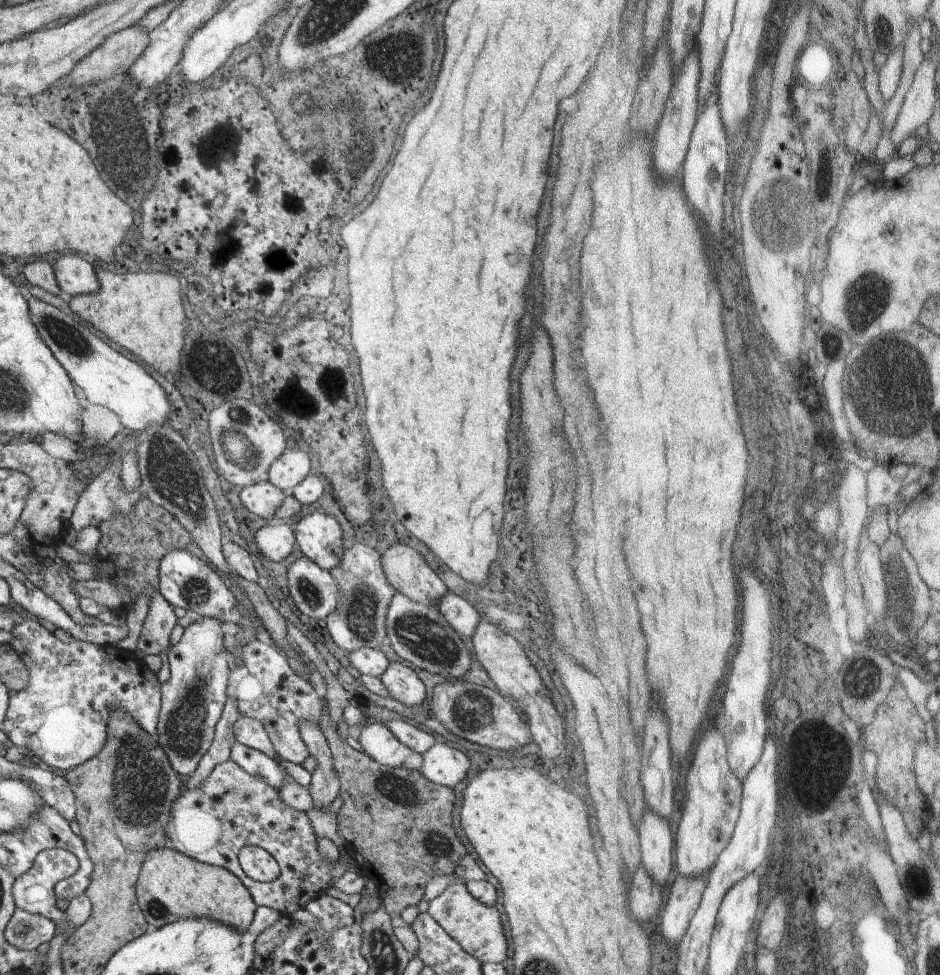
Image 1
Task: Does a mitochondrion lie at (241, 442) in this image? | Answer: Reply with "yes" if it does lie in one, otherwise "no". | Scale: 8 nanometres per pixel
yes

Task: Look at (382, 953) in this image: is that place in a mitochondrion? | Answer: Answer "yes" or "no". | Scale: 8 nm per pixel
yes

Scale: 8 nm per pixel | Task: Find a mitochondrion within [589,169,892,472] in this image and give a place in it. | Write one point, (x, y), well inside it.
(834, 340)

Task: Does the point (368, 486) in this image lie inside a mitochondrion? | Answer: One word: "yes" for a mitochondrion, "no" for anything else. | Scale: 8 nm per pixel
no

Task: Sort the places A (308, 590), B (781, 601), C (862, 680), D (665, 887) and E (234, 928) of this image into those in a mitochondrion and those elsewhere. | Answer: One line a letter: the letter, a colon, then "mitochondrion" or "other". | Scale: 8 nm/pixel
A: mitochondrion
B: other
C: mitochondrion
D: other
E: other

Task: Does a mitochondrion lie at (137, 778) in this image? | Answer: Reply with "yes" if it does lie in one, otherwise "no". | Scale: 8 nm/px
yes

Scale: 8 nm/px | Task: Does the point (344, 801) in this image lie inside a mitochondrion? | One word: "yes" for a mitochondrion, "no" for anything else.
no

